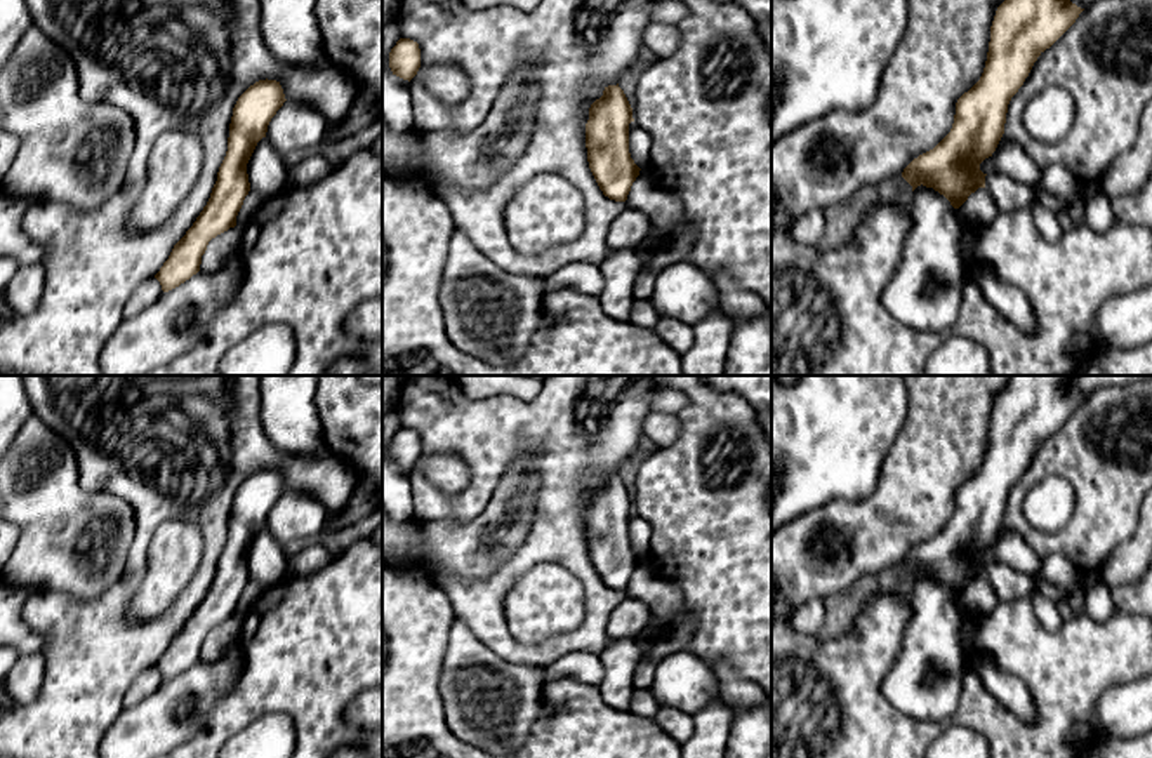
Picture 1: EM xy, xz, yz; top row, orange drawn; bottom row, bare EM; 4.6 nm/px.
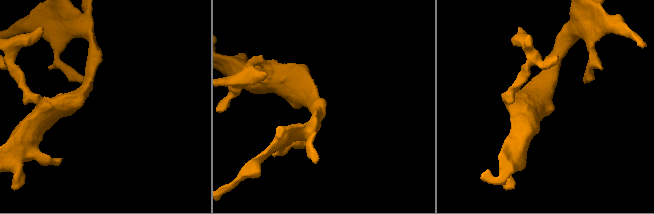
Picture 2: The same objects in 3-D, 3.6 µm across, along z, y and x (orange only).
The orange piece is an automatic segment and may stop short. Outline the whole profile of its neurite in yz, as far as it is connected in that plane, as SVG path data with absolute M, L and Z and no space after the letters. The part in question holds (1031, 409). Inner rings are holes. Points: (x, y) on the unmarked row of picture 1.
M1011 376L997 396L983 462L956 492L950 522L902 562L912 575L933 577L954 598L985 577L980 553L996 541L1008 494L1037 447L1049 438L1084 398L1070 391L1070 376Z

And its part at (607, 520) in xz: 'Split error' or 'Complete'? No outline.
Complete

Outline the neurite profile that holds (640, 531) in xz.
M632 515L629 520L629 542L639 558L648 555L650 539L652 539L652 525L645 518Z

